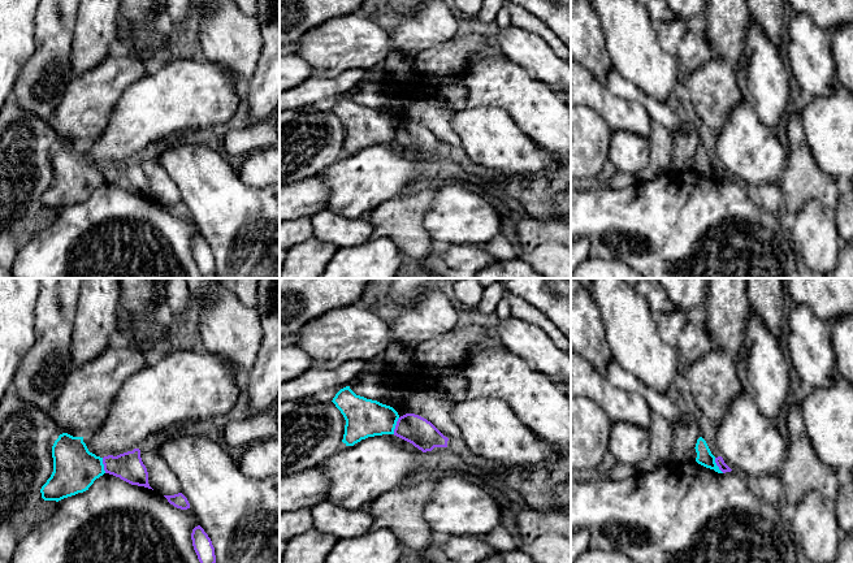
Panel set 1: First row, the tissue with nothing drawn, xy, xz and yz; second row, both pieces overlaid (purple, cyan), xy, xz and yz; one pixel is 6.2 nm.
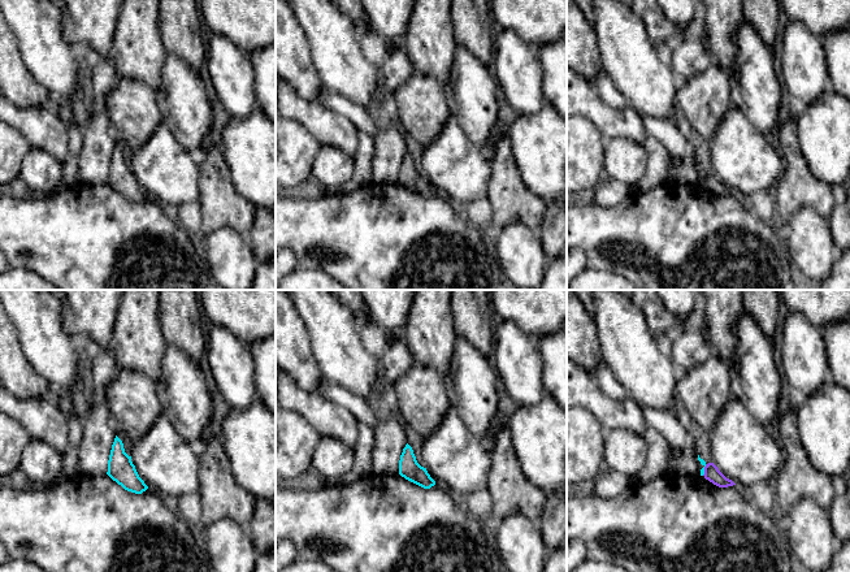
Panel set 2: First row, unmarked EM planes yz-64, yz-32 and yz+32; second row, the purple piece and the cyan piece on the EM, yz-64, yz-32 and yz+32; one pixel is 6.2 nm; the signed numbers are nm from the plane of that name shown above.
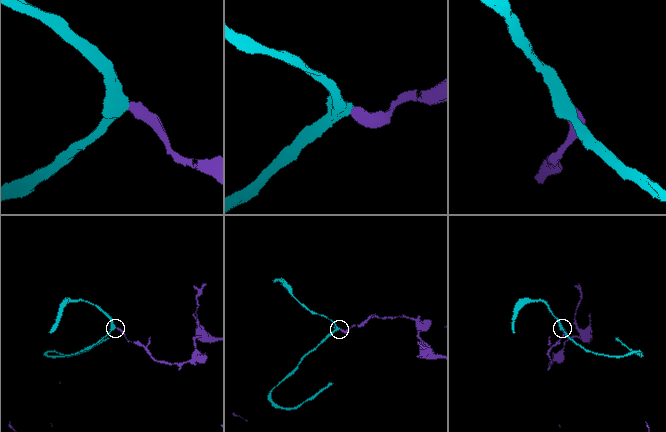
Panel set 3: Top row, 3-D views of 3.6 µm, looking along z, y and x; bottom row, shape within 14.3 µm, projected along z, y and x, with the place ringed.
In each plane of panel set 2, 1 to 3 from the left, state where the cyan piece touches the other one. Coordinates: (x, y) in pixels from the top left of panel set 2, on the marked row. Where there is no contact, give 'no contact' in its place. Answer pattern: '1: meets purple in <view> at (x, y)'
1: no contact
2: no contact
3: meets purple in yz+32 at (705, 469)

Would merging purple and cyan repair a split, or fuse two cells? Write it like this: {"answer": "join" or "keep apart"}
{"answer": "keep apart"}

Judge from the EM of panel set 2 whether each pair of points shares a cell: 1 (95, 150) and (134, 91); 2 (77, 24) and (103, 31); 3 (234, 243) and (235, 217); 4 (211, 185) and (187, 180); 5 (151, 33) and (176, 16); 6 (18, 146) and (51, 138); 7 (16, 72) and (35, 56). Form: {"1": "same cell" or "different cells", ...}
{"1": "different cells", "2": "same cell", "3": "different cells", "4": "different cells", "5": "different cells", "6": "different cells", "7": "different cells"}

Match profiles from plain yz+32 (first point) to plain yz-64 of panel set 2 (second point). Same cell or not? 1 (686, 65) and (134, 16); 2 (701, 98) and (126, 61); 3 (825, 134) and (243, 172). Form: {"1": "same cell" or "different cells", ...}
{"1": "different cells", "2": "different cells", "3": "same cell"}

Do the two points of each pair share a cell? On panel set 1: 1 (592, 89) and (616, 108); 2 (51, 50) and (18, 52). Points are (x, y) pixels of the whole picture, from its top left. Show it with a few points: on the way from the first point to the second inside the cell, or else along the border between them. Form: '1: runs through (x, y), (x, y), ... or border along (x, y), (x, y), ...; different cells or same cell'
1: runs through (598, 95), (610, 107); same cell
2: border along (35, 21), (35, 50), (16, 77); different cells

